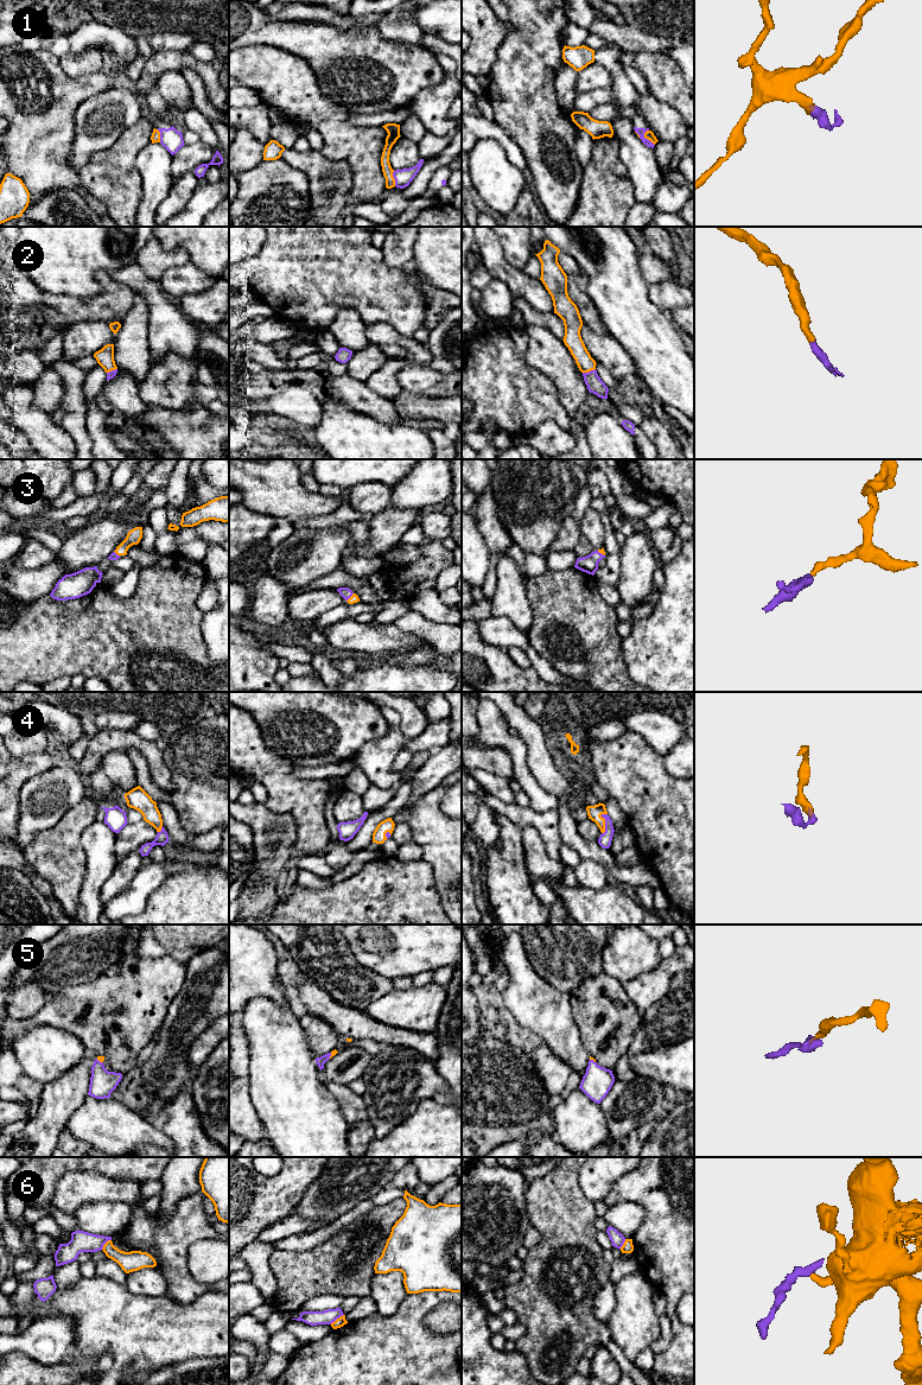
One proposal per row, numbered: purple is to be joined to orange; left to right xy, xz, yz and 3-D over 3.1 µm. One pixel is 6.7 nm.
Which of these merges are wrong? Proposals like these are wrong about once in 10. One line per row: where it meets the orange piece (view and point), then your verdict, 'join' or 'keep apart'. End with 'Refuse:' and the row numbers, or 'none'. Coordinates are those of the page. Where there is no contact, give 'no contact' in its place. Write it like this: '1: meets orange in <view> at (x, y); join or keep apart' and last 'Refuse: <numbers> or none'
1: meets orange in yz at (646, 138); keep apart
2: meets orange in yz at (589, 370); join
3: meets orange in xz at (350, 597); join
4: meets orange in yz at (604, 821); join
5: meets orange in xy at (100, 1061); join
6: meets orange in xz at (337, 1319); keep apart
Refuse: 1, 6

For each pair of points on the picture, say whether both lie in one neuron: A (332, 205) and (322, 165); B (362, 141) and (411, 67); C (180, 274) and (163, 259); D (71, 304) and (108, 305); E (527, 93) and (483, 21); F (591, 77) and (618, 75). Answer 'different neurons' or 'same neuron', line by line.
A: same neuron
B: different neurons
C: different neurons
D: same neuron
E: different neurons
F: different neurons

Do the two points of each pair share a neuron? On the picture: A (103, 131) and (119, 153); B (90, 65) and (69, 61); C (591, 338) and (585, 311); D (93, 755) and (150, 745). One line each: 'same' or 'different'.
A: different
B: same
C: different
D: same

